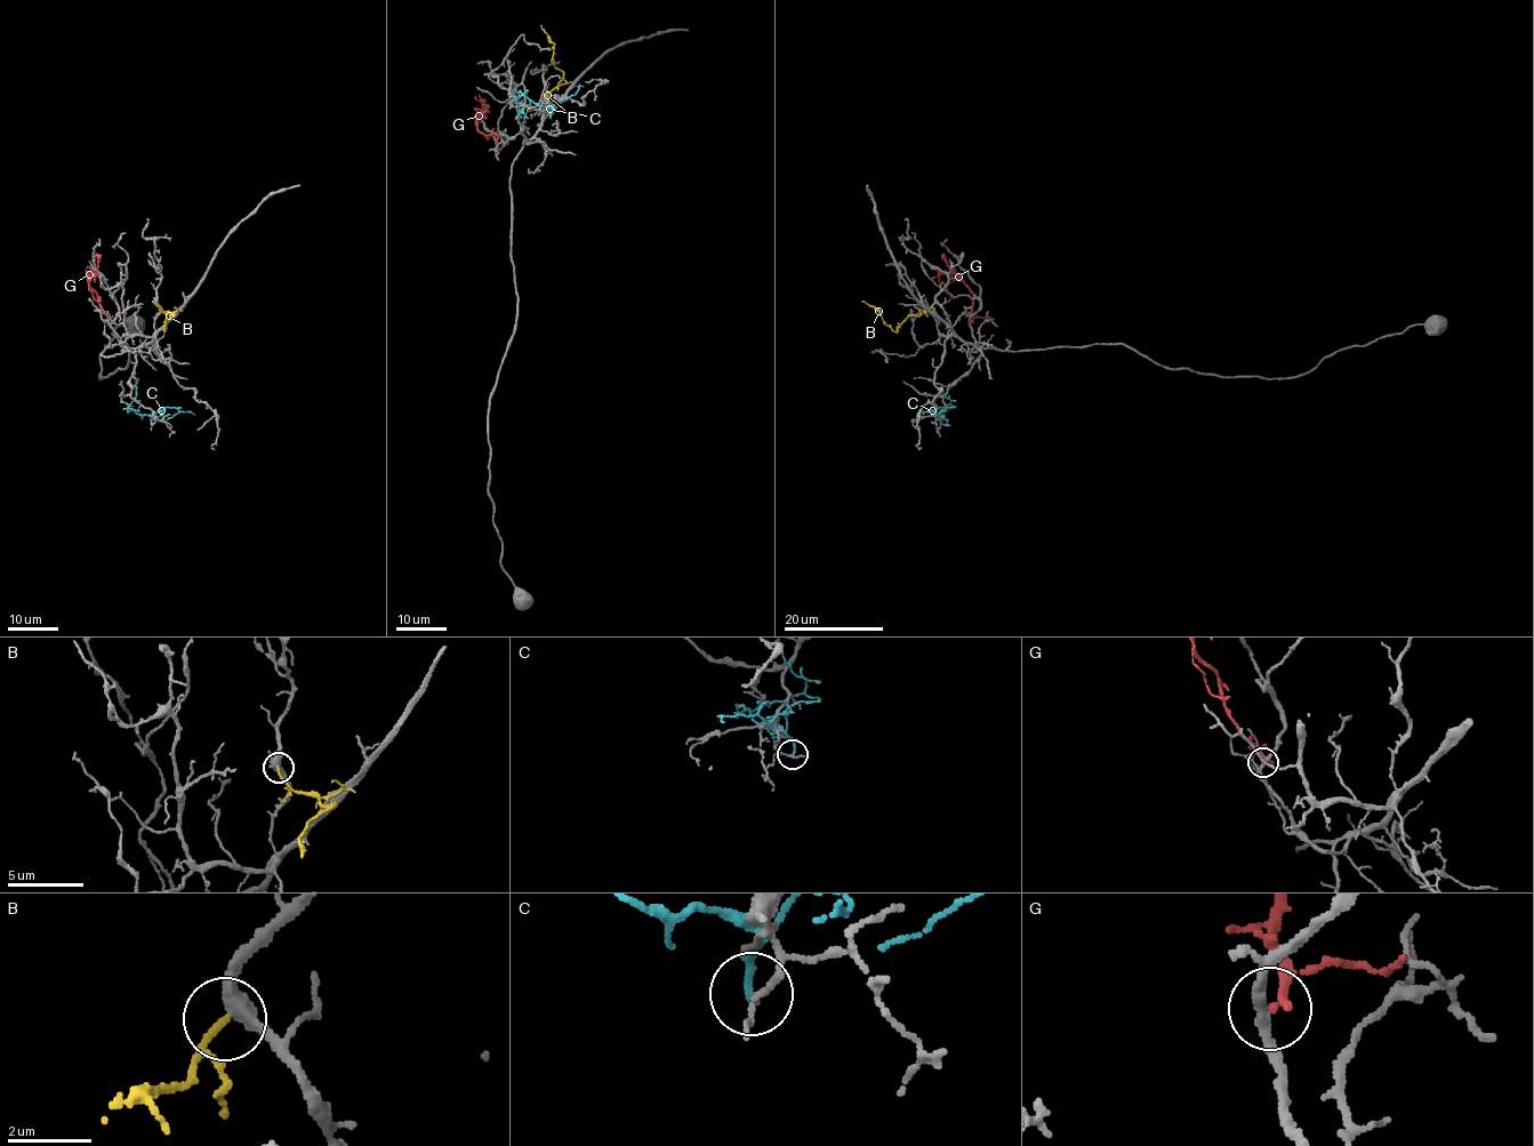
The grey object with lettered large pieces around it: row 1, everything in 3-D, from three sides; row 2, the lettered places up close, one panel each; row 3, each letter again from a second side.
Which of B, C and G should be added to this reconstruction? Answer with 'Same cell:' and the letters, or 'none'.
Same cell: B

